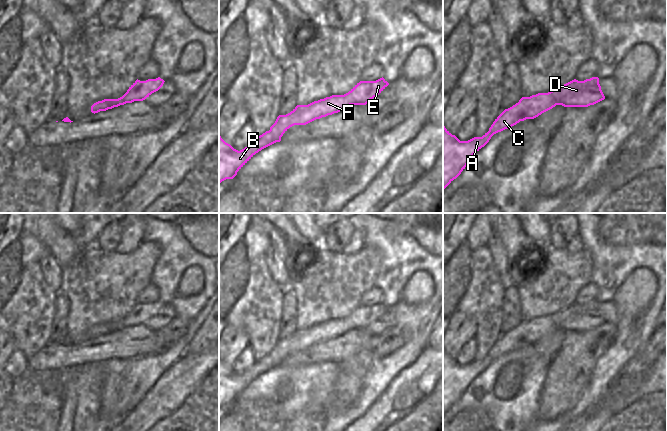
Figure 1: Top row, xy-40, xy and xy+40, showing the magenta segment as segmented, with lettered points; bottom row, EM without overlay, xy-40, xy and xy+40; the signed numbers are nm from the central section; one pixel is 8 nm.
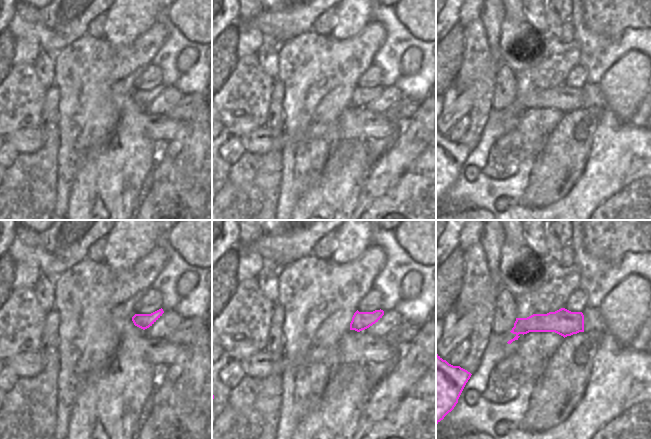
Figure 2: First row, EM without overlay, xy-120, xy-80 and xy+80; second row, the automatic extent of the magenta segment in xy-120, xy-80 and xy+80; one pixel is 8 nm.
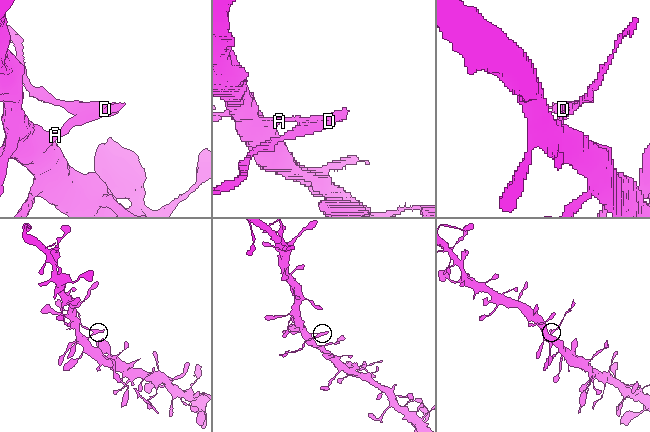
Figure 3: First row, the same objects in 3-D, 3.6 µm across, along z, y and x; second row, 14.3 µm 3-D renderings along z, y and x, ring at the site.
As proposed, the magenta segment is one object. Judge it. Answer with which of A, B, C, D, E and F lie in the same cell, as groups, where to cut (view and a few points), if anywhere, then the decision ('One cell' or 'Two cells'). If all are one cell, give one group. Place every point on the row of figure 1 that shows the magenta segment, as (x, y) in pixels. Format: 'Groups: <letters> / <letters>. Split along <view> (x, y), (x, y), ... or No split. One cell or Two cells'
Groups: A B / C D E F. Split along xy (269, 130), (274, 136), (280, 137). Two cells

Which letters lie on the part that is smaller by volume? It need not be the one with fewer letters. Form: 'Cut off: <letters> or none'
Cut off: C, D, E, F

